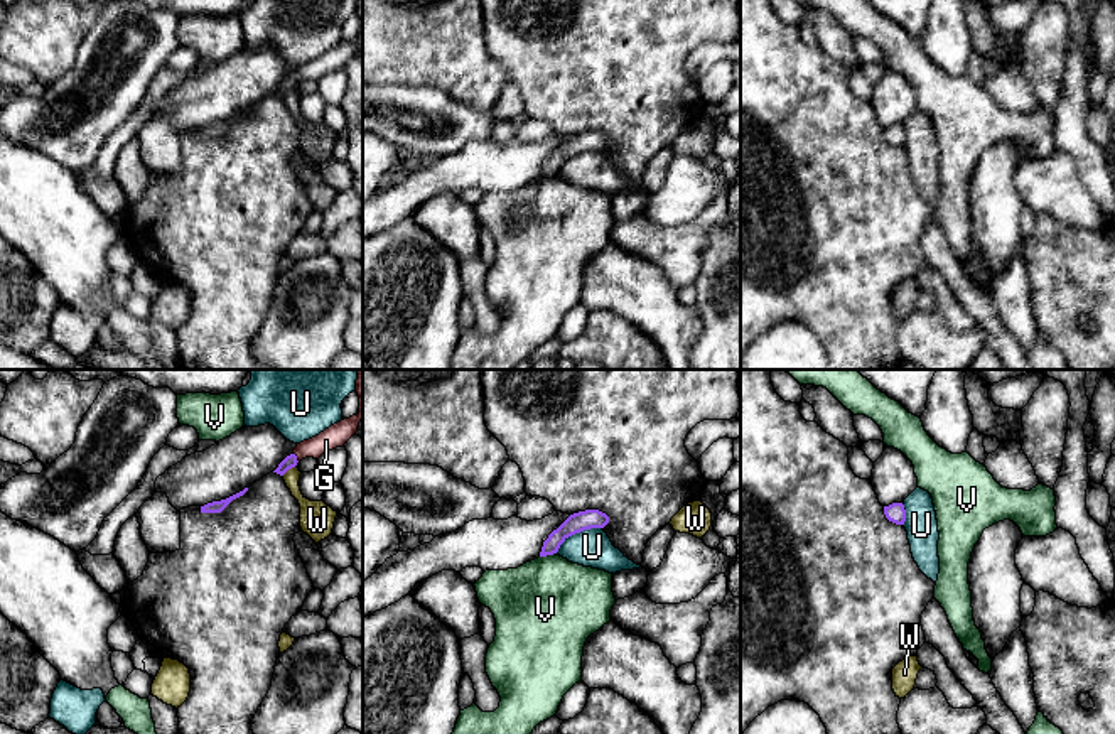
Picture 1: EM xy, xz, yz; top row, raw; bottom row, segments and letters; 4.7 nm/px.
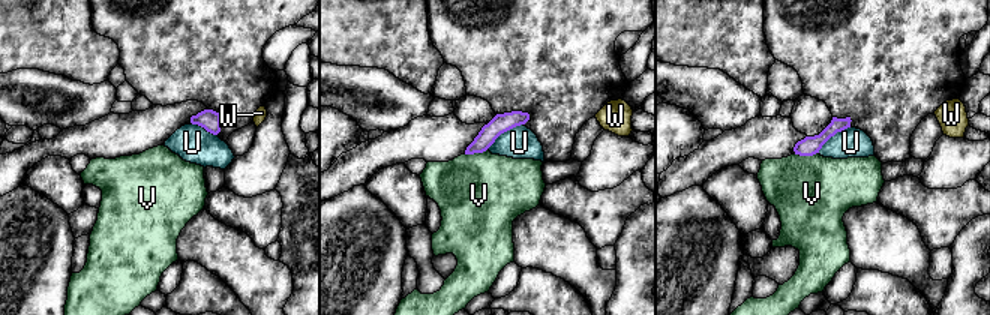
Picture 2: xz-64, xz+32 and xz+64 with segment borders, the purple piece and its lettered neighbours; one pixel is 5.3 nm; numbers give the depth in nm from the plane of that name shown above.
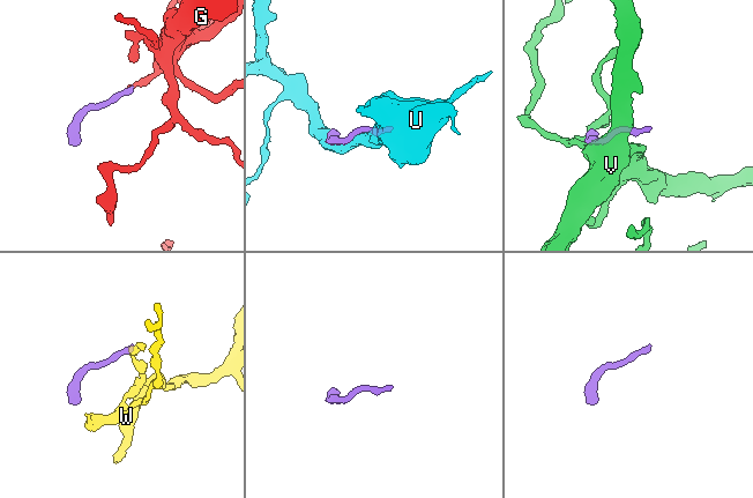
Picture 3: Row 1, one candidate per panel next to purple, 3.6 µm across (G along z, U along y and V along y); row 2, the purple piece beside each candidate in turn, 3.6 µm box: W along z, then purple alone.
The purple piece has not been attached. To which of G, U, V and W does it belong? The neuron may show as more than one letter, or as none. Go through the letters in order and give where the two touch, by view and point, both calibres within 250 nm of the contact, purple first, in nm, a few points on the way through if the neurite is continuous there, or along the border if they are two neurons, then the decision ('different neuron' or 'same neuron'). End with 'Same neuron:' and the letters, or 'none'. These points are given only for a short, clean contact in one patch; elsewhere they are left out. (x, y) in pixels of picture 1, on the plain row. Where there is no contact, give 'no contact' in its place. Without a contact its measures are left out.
G: xy (296, 80) | 70/110 nm | different neuron
U: xz (577, 154) | 100/180 nm | different neuron
V: xz (547, 176) | 100/460 nm | different neuron
W: xy (289, 90) | 70/130 nm | along xy (296, 86), (282, 97) | different neuron
Same neuron: none

